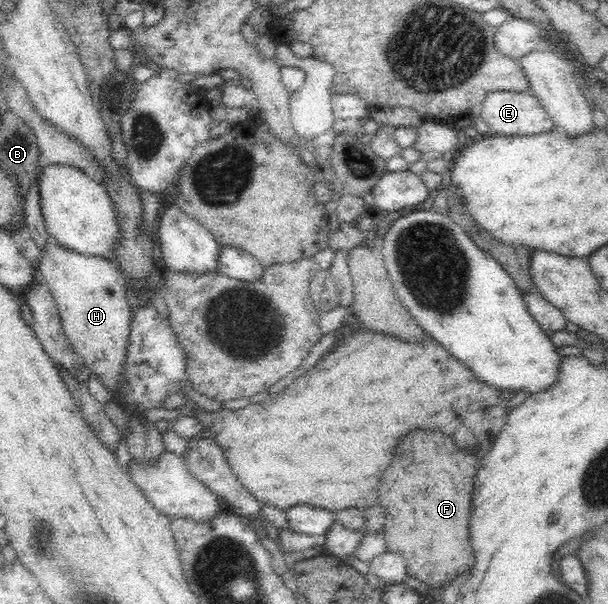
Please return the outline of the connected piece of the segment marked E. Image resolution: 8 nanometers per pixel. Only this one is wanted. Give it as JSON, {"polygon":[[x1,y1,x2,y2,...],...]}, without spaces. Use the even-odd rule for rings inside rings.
{"polygon":[[530,91,492,92,479,110,490,131,500,136,537,135,556,128,540,101]]}

